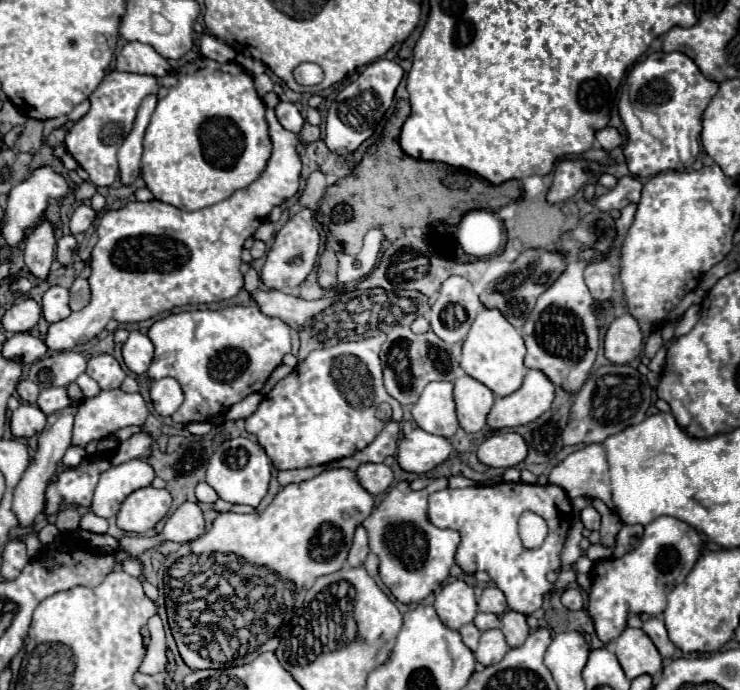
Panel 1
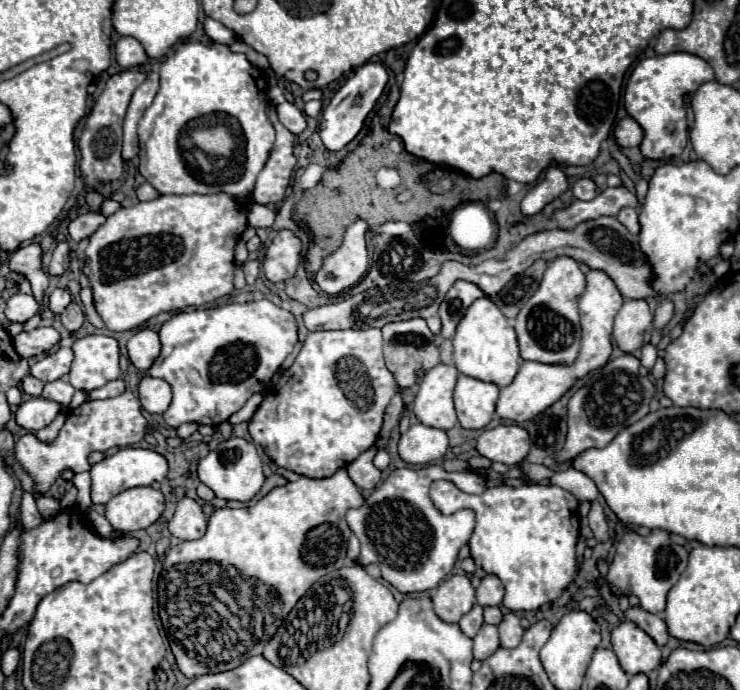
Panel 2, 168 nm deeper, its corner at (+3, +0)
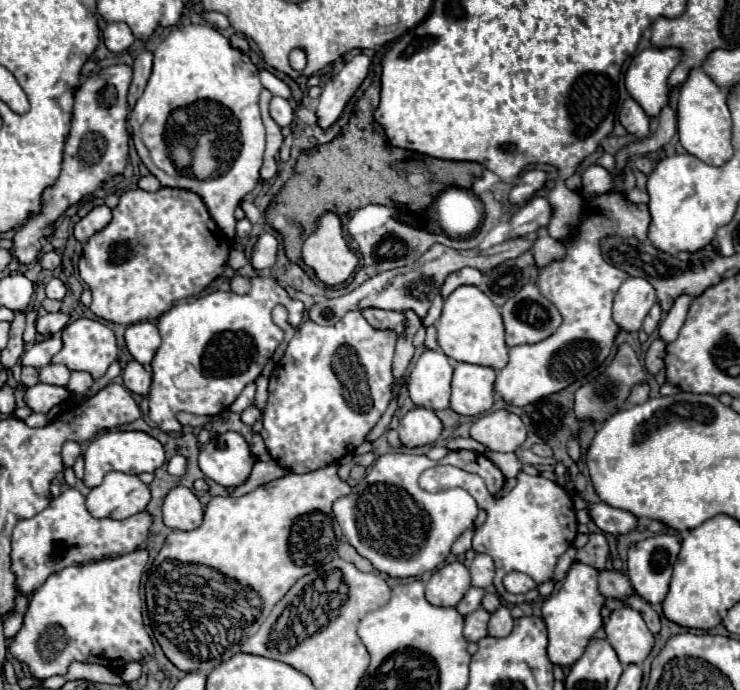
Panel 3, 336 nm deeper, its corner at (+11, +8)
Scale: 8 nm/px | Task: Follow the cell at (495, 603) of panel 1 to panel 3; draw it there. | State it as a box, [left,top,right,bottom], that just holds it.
[470,555,494,589]

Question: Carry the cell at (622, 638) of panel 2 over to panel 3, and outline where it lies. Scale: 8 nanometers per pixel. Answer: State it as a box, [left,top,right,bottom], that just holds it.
[604,607,654,665]

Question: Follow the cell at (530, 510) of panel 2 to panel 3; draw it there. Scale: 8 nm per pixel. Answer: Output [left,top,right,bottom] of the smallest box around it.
[420,465,578,605]

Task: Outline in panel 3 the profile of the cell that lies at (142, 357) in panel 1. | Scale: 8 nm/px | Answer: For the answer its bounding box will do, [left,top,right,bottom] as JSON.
[124,321,160,365]

